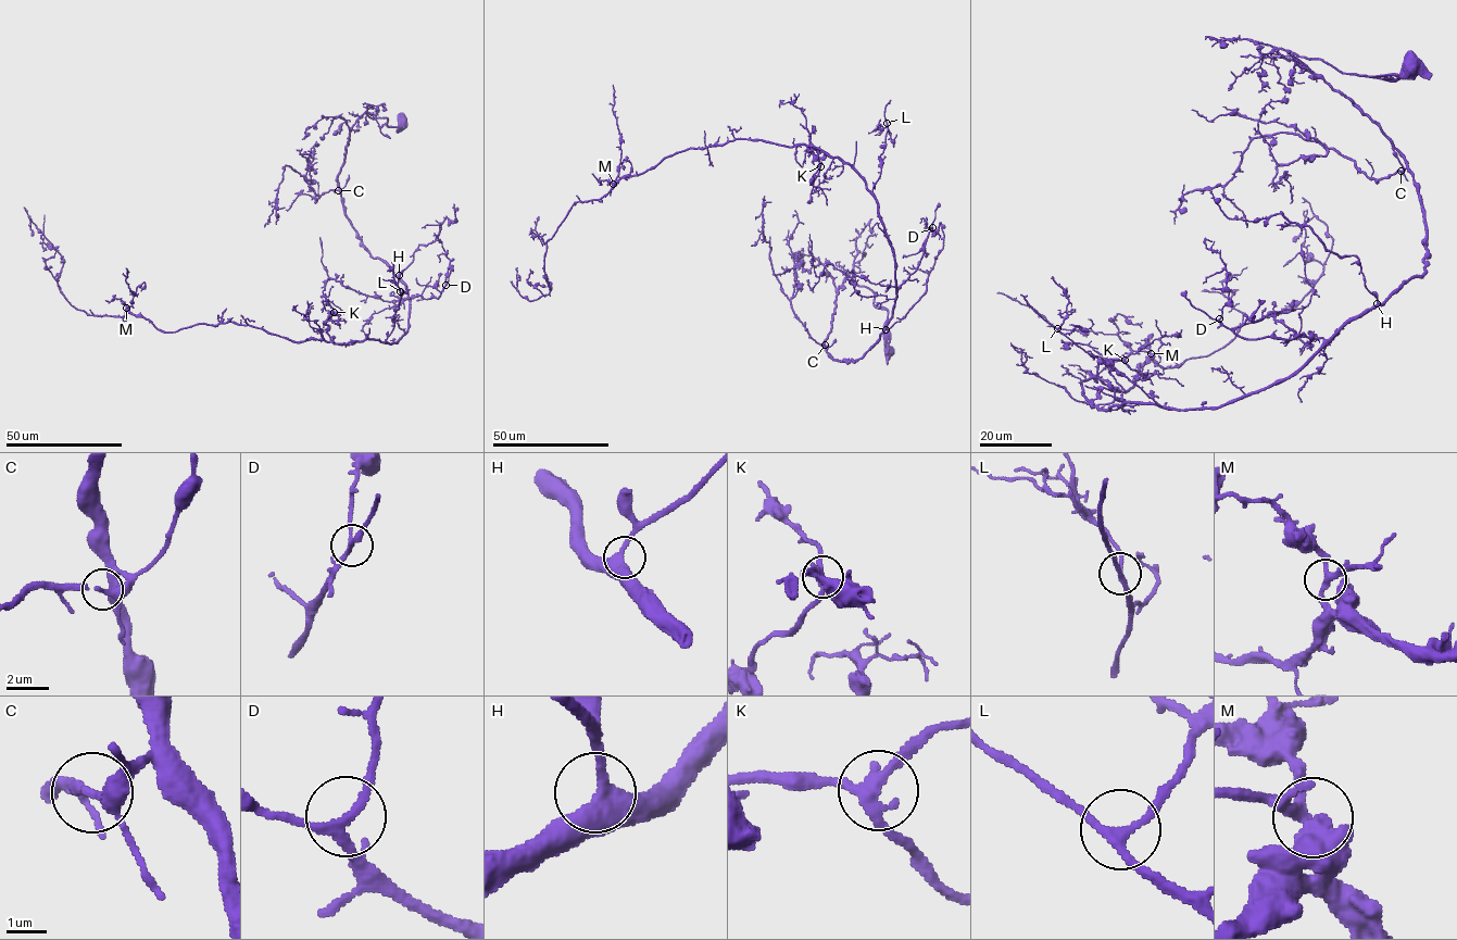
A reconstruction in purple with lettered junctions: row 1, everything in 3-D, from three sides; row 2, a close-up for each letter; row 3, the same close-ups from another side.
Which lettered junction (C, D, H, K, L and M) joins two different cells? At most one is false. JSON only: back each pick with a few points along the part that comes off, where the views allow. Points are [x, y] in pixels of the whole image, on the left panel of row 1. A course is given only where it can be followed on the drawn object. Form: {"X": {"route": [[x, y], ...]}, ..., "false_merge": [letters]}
{"false_merge": []}

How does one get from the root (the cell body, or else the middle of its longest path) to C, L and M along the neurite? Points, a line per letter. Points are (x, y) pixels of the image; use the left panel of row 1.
C: (401, 122), (402, 128), (390, 127), (386, 118), (365, 113), (356, 121), (338, 175), (338, 190)
L: (401, 122), (363, 114), (338, 178), (361, 242), (406, 290), (409, 328), (387, 342), (400, 291)
M: (401, 122), (363, 114), (338, 178), (361, 242), (405, 285), (396, 342), (163, 331), (126, 308)

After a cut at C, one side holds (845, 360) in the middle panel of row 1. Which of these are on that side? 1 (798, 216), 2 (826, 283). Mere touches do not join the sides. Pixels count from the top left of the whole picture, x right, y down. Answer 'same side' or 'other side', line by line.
1: other side
2: same side

